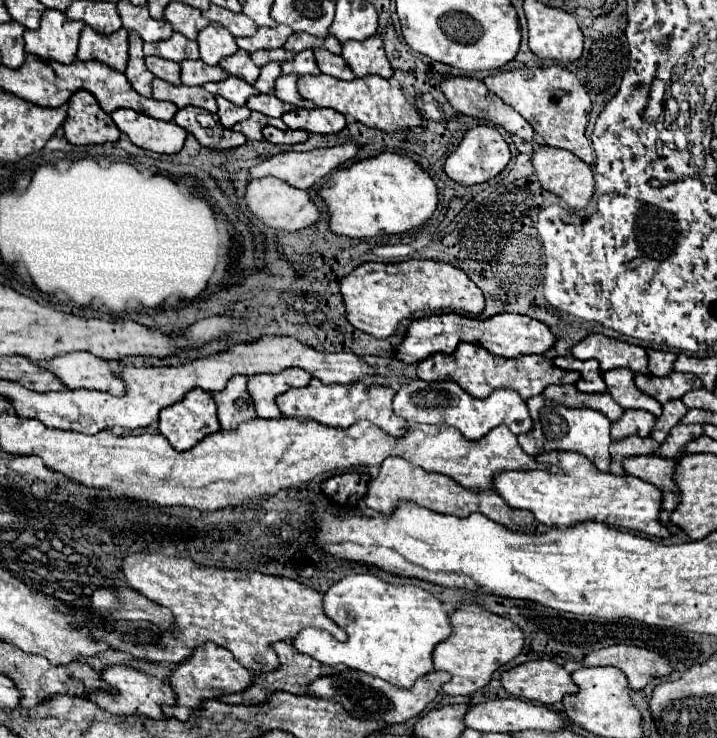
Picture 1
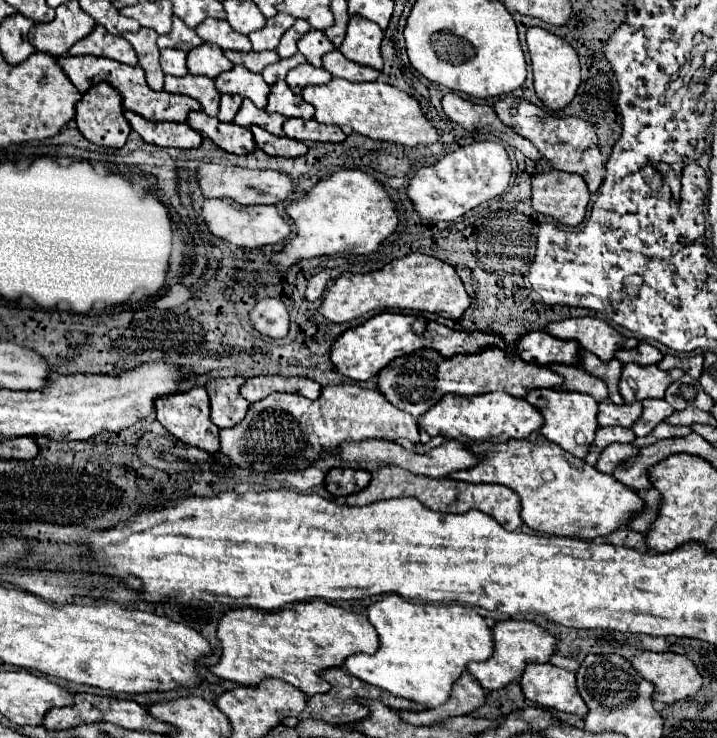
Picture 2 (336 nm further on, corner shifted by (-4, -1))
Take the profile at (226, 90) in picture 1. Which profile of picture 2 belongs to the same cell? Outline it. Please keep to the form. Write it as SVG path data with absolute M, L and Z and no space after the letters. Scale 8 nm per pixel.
M234 65L232 71L220 73L216 77L216 89L220 93L242 95L256 107L266 107L266 97L270 93L270 87L264 83L262 75L248 71L244 65Z

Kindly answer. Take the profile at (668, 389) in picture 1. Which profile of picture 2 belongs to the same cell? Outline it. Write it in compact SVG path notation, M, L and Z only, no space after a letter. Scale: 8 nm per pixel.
M626 363L622 367L620 395L624 401L644 401L650 397L664 397L666 387L672 383L668 371L658 369L656 365L640 367L636 363Z

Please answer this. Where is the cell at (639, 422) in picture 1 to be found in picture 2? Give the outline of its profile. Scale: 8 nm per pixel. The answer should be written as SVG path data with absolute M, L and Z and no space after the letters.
M604 399L598 403L598 423L604 427L608 425L632 427L640 415L642 415L642 403L616 405L610 399Z

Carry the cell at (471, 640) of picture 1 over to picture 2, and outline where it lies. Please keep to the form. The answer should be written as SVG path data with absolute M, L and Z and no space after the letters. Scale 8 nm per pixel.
M500 621L492 629L492 633L494 633L494 655L488 661L468 665L468 671L488 691L502 689L508 683L516 681L524 673L524 667L528 665L528 661L530 663L548 663L550 655L556 649L556 639L532 621Z

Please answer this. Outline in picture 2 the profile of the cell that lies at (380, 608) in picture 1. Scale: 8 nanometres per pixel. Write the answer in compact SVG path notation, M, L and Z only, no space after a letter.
M386 595L382 601L374 603L372 607L368 607L368 619L370 623L376 627L378 631L378 637L380 637L380 649L374 653L374 655L366 655L366 653L358 653L358 655L352 655L344 661L344 669L350 671L354 677L370 683L370 685L376 685L376 687L382 687L384 691L396 695L396 697L404 697L404 699L410 699L410 701L416 701L416 703L422 703L422 705L428 705L428 707L438 707L438 705L444 705L450 695L452 695L452 685L456 683L456 679L466 671L466 665L472 663L472 661L486 661L488 657L492 657L494 653L494 637L492 637L492 629L488 627L486 619L472 607L468 605L432 605L432 603L412 603L412 601L406 601L404 597L400 595Z

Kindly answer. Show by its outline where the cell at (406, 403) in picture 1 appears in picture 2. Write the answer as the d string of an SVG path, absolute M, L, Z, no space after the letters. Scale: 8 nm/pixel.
M492 391L476 397L448 393L426 415L422 415L418 423L422 429L426 429L430 437L442 435L446 439L456 439L460 443L506 443L510 439L524 439L532 431L538 431L544 425L544 417L540 415L540 411L536 411L536 407L528 405L524 399L512 397L504 391Z

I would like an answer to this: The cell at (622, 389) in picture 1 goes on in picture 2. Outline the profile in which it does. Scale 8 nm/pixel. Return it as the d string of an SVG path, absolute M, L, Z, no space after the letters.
M580 349L580 367L586 369L590 375L606 381L608 385L608 395L614 403L622 403L622 395L618 393L618 383L620 383L620 371L622 371L622 363L618 359L610 359L610 361L600 361L596 355Z

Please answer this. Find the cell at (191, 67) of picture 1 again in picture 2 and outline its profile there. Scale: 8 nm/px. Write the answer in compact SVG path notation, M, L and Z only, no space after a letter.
M202 43L200 47L188 53L188 71L192 75L218 77L222 71L230 71L234 65L224 57L222 49L210 43Z

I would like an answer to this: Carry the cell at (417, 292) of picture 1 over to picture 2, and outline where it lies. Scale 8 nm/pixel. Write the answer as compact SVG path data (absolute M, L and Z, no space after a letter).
M410 253L402 259L394 259L382 269L366 275L342 273L332 287L326 287L322 295L322 305L318 307L320 315L334 323L346 323L358 317L364 317L370 311L386 311L386 309L408 309L408 311L430 311L442 315L446 319L460 319L468 309L470 297L456 275L454 267L448 263L422 255Z

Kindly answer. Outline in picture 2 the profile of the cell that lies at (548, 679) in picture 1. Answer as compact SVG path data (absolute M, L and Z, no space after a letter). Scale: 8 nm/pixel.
M530 663L520 679L520 685L524 695L540 707L576 715L586 715L588 711L576 689L576 679L572 671L560 669L550 663Z

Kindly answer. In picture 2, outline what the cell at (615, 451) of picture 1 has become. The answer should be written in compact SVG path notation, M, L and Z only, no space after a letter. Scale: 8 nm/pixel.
M598 427L596 429L596 439L592 443L592 451L588 451L588 455L584 457L584 461L588 465L594 465L602 453L604 447L608 447L610 443L632 443L636 439L636 435L632 433L632 429L626 427Z

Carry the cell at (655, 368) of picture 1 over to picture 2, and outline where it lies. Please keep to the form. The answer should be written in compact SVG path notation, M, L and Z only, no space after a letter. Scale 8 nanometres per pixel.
M640 341L634 349L618 349L614 355L622 363L638 363L638 365L656 365L662 359L662 353L648 345L646 341Z

